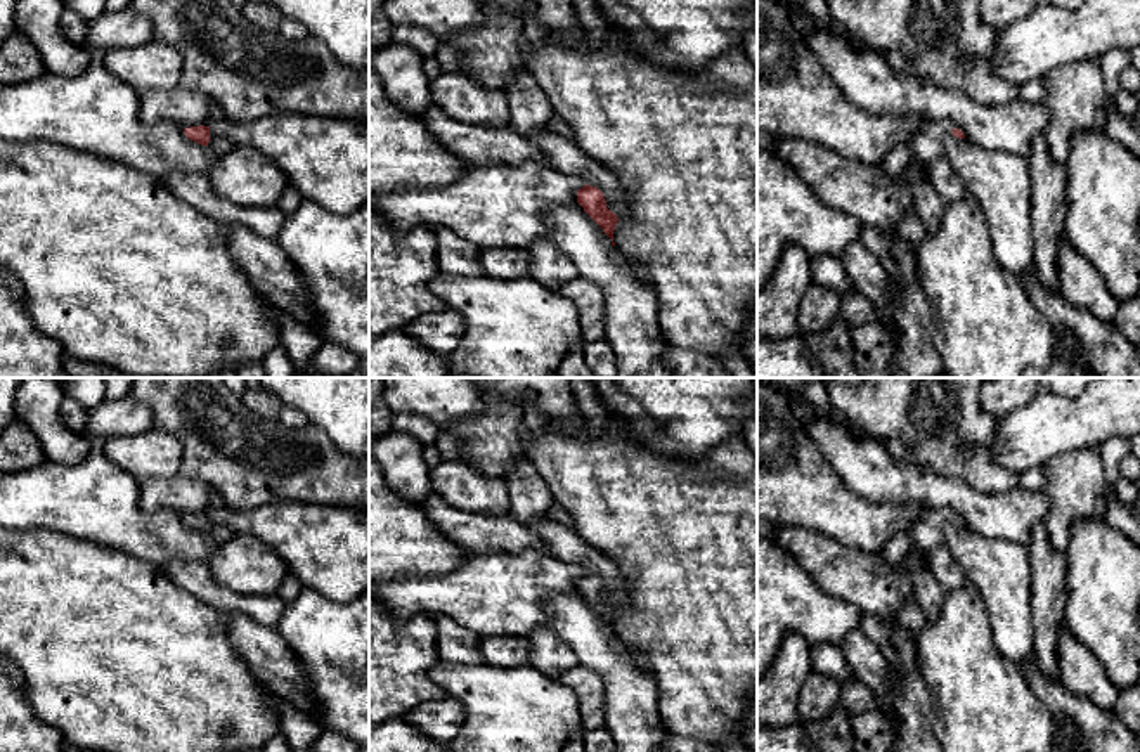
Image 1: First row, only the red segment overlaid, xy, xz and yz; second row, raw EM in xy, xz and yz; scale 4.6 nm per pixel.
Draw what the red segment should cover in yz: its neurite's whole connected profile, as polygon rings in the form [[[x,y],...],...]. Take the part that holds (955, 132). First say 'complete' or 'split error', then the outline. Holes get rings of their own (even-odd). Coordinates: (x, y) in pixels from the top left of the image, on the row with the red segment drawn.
split error | [[[930,120],[910,140],[910,149],[915,159],[929,165],[932,159],[944,154],[944,137],[953,133],[965,139],[963,132],[949,125],[946,120]]]

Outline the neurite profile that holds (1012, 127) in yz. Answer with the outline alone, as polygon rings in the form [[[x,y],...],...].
[[[823,29],[806,36],[806,42],[847,102],[868,114],[946,120],[982,149],[1024,158],[1050,120],[1041,102],[1015,99],[986,106],[962,90],[903,76],[880,54],[856,47],[840,33]]]

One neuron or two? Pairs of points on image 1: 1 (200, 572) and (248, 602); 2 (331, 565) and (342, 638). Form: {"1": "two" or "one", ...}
{"1": "one", "2": "two"}

